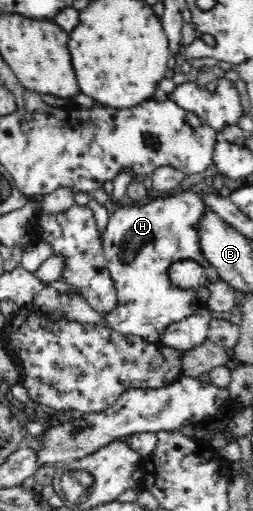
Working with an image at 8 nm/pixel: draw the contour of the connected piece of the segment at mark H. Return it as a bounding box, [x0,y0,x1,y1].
[101,190,220,344]

